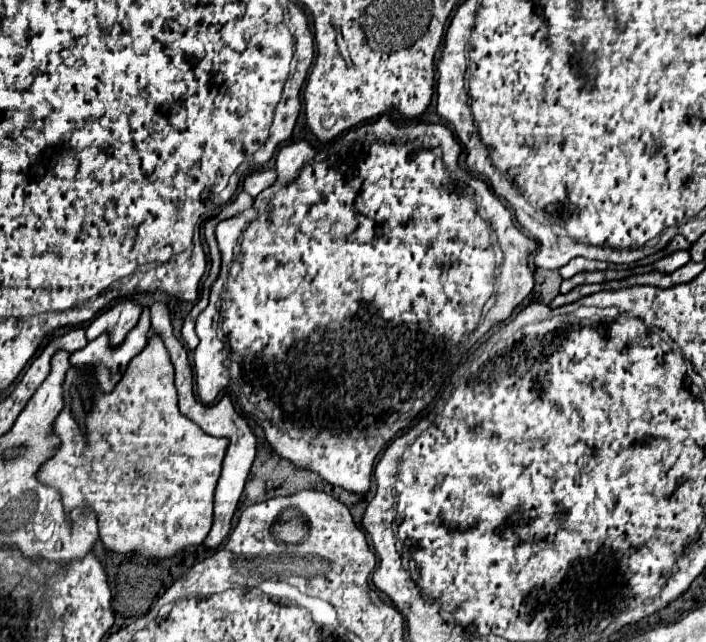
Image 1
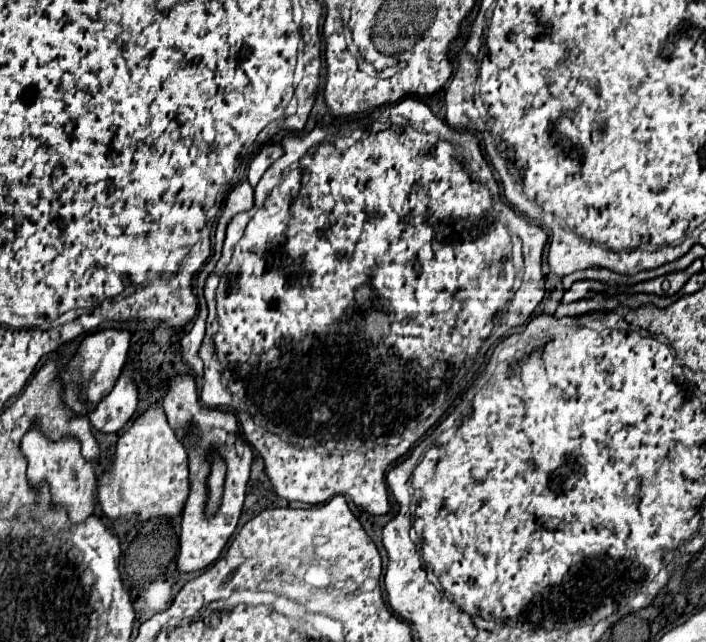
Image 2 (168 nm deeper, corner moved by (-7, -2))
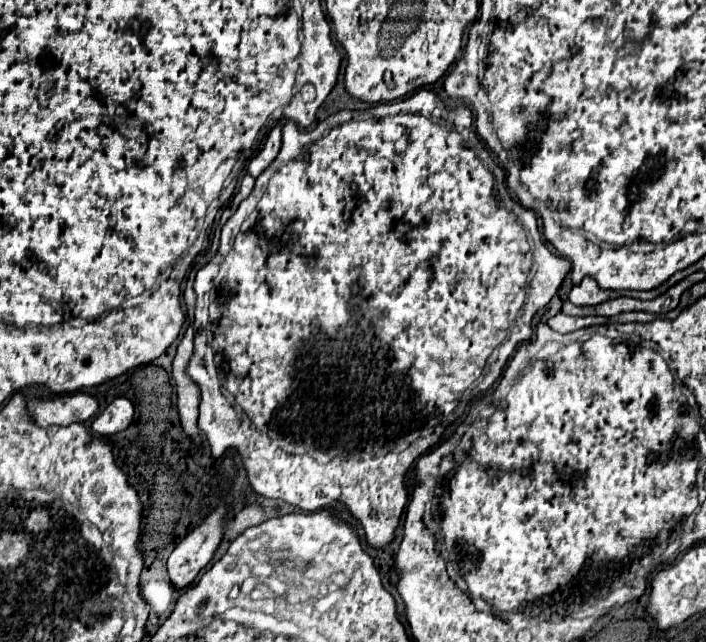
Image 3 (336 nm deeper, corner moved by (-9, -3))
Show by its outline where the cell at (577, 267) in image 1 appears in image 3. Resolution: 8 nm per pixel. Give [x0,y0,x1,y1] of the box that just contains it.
[570,278,620,306]

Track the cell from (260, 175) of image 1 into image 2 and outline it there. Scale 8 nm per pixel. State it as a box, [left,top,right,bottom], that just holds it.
[248,143,284,187]

